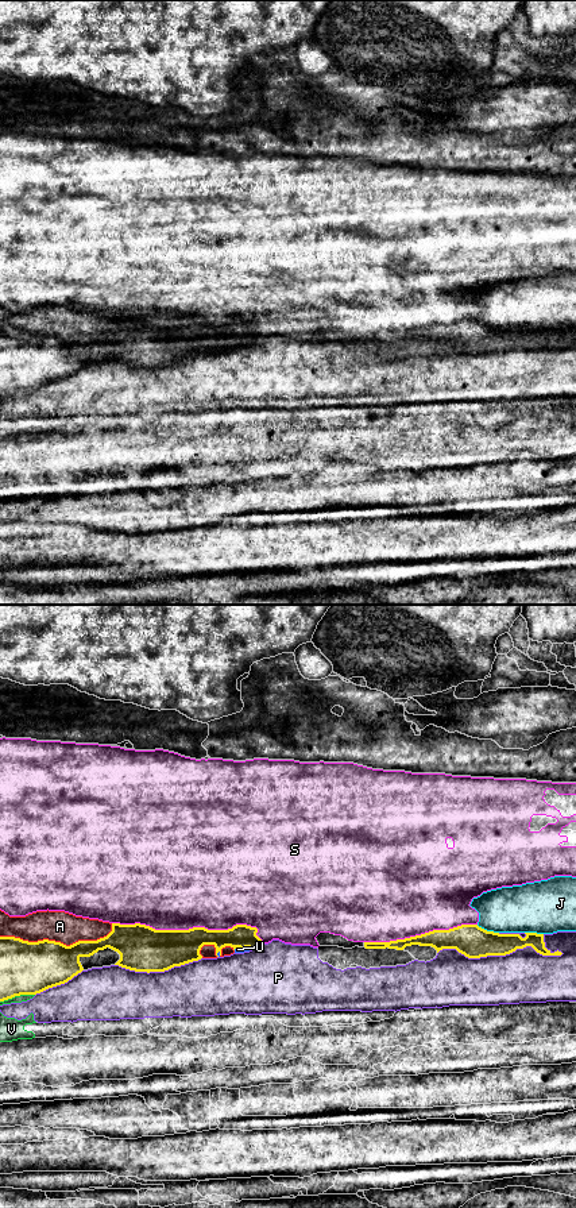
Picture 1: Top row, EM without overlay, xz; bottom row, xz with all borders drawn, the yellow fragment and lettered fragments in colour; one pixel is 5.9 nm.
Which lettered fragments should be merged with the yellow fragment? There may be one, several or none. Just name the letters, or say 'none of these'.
none of these

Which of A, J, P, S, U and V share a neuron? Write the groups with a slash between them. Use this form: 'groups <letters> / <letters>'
groups A U / J / P V / S

